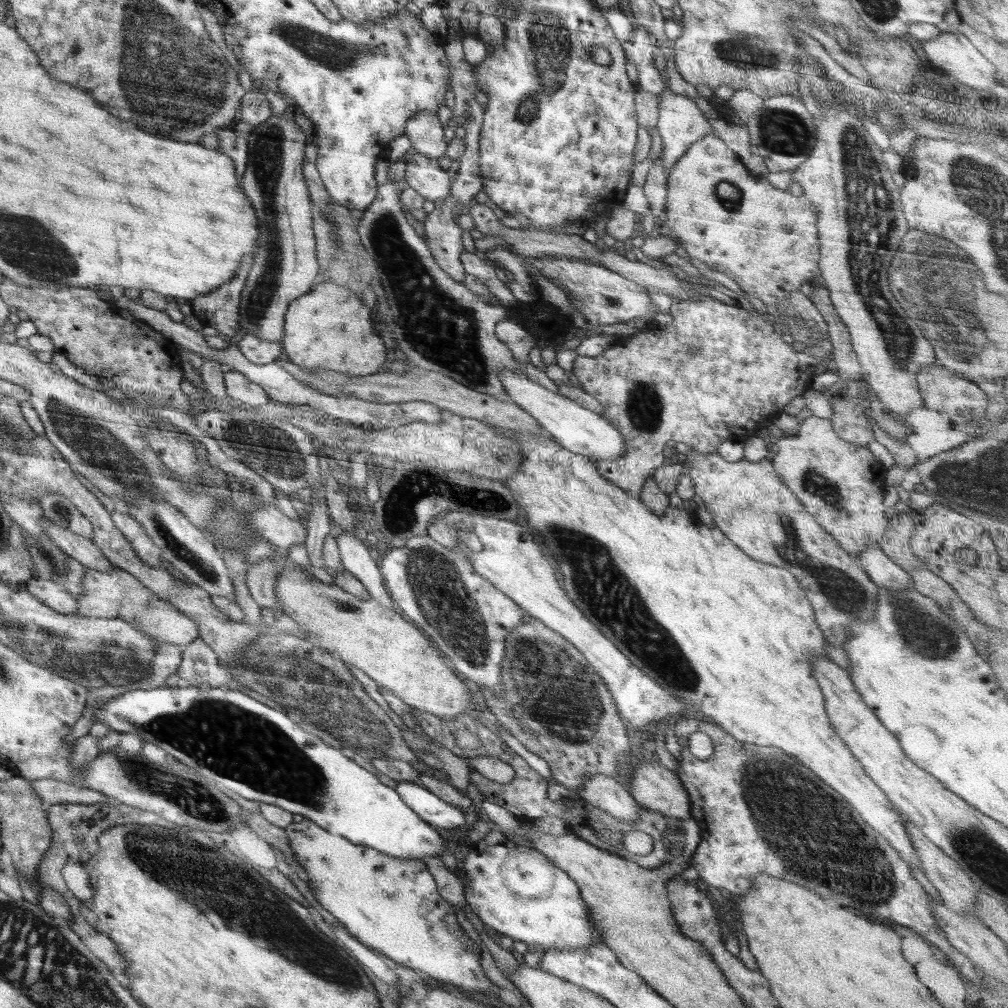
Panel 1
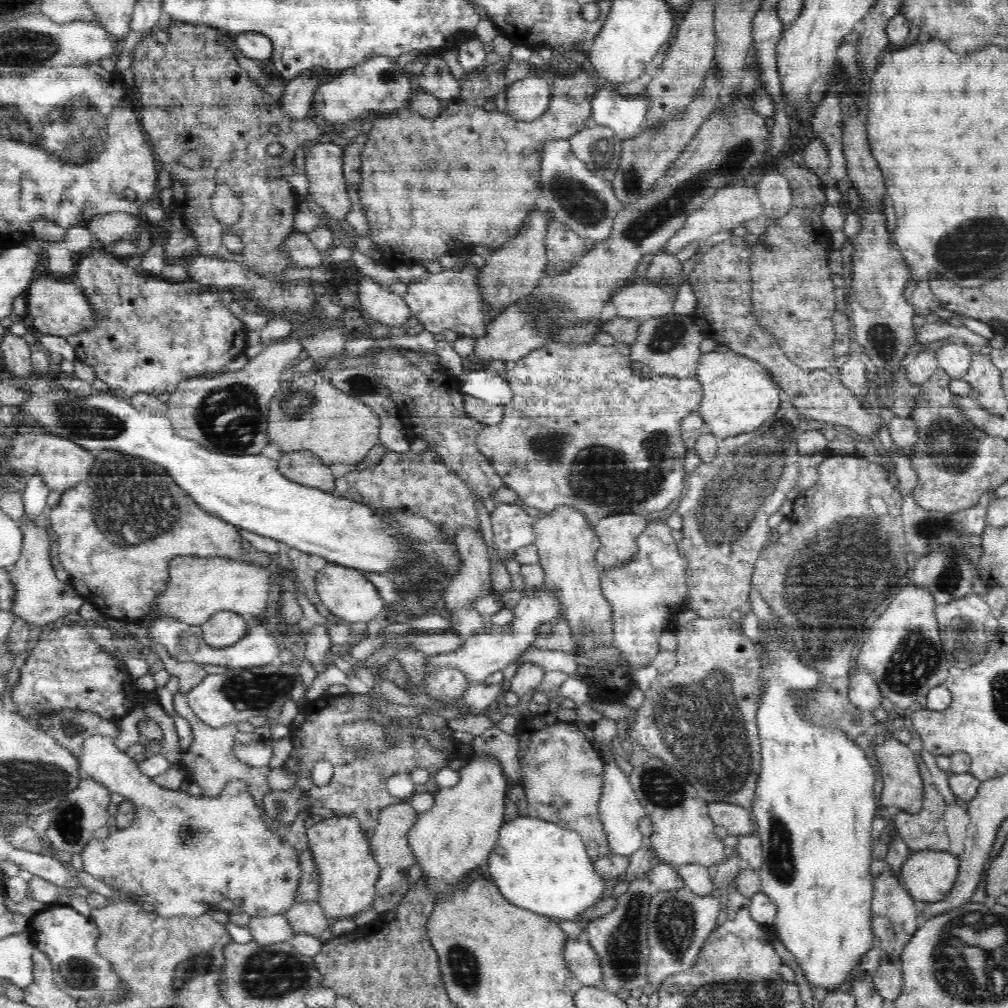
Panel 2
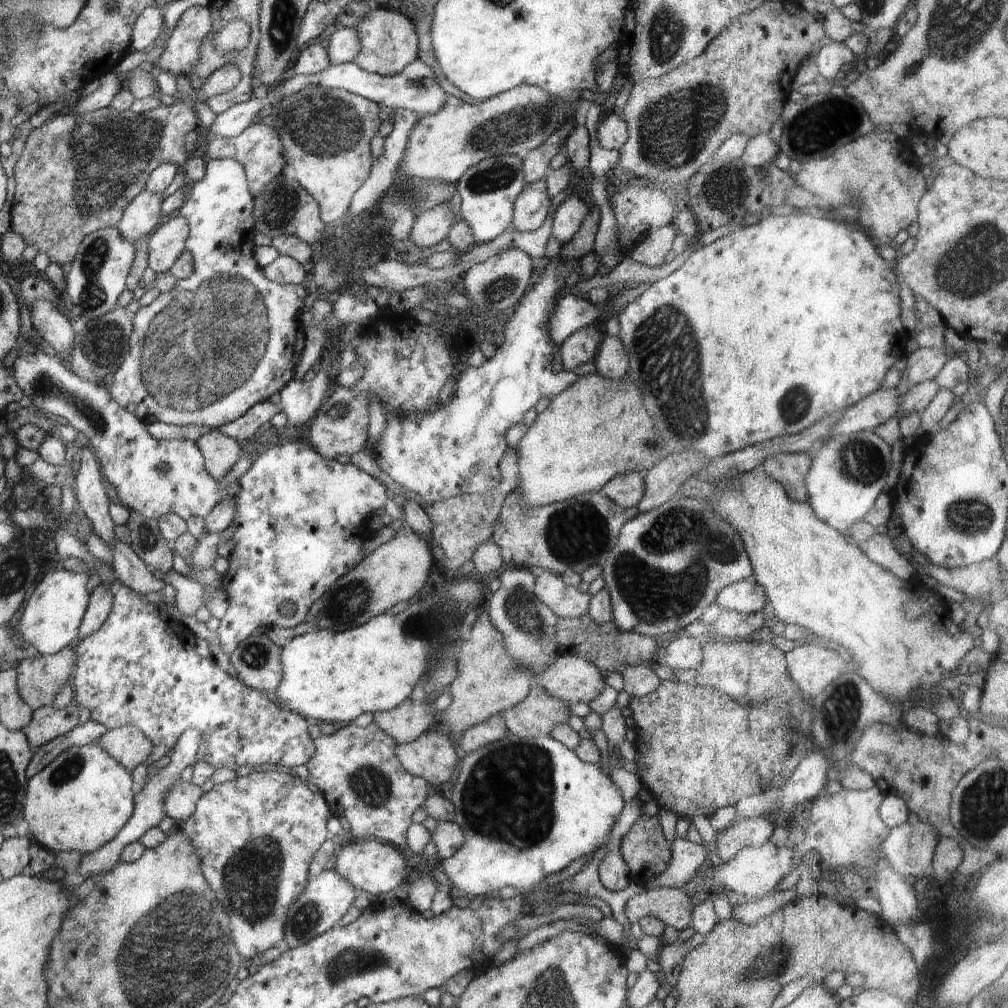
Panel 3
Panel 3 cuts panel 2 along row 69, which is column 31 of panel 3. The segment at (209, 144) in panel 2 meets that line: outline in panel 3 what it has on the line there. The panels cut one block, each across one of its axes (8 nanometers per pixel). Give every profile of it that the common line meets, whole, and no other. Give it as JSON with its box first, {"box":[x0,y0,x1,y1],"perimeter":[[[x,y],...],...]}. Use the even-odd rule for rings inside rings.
{"box":[11,96,200,266],"perimeter":[[[177,96],[176,100],[170,105],[160,104],[158,107],[143,112],[142,114],[134,114],[130,110],[118,111],[114,108],[104,107],[98,110],[90,110],[84,114],[74,114],[74,112],[62,112],[51,116],[41,127],[37,127],[30,132],[22,150],[22,156],[18,158],[14,167],[14,176],[16,181],[16,190],[12,208],[11,208],[11,229],[20,234],[24,238],[24,242],[28,245],[35,245],[39,253],[46,253],[50,262],[64,266],[73,262],[77,253],[80,242],[95,230],[110,227],[114,228],[125,214],[125,210],[133,202],[134,198],[140,196],[145,191],[149,177],[156,170],[157,166],[164,163],[176,165],[178,168],[184,165],[187,160],[187,153],[184,144],[186,144],[186,136],[192,130],[200,127],[195,99],[187,96]]]}

